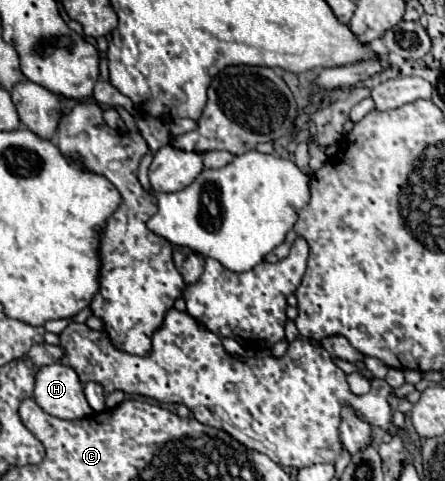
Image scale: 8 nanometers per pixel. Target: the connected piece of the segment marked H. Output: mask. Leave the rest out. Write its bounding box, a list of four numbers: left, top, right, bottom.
[34,363,94,419]

